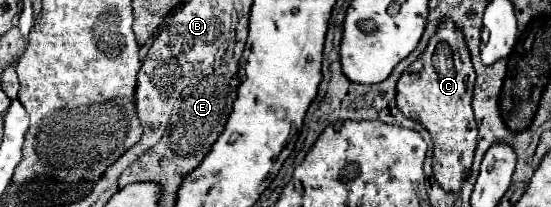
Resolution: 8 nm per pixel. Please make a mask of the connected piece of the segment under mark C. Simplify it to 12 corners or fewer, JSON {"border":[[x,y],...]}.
{"border":[[440,22],[396,104],[434,142],[434,178],[460,190],[476,150],[474,68]]}

